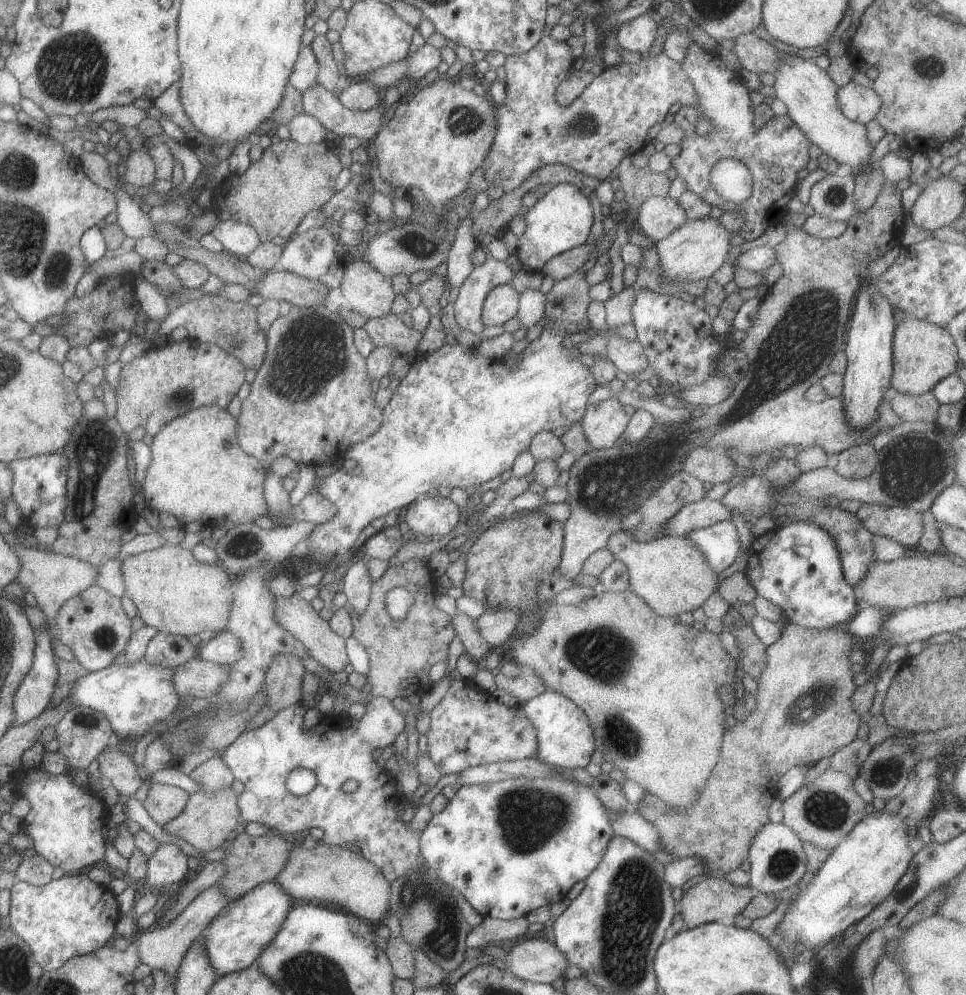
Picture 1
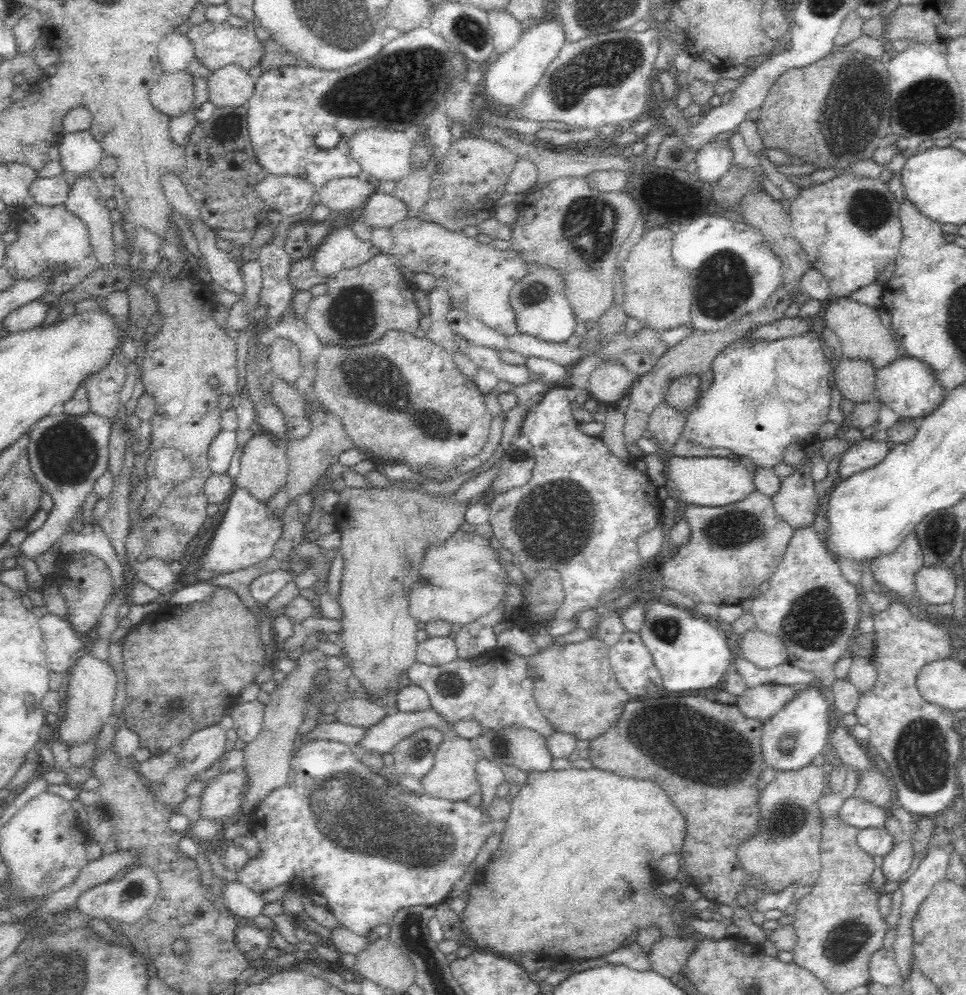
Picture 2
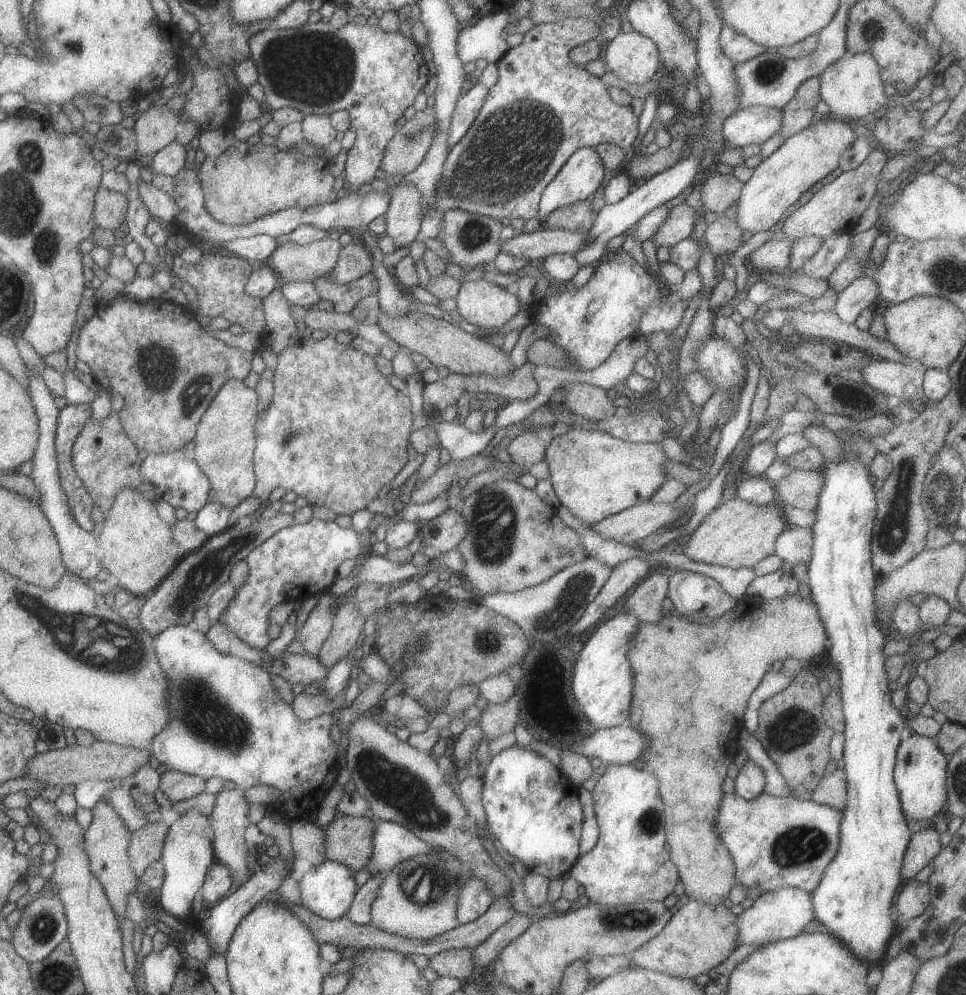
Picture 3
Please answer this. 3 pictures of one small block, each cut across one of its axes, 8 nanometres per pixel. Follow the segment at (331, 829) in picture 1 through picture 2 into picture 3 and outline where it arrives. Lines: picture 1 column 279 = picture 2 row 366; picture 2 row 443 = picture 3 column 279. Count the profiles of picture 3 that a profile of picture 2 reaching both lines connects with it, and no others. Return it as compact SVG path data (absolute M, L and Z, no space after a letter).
M171 626L165 628L157 634L153 639L155 646L155 654L157 654L157 662L167 678L167 712L169 712L169 722L165 726L165 730L161 730L153 740L151 740L150 756L153 756L159 764L163 764L166 769L173 769L183 774L199 776L207 780L211 777L221 778L221 780L229 780L233 782L236 787L244 789L251 788L255 785L271 786L271 788L277 788L281 792L281 798L277 798L274 802L275 809L281 814L283 819L288 823L294 819L313 819L320 806L321 799L324 792L327 791L334 783L337 776L339 767L335 762L335 752L337 752L337 746L335 742L331 740L329 731L331 724L333 724L331 714L320 714L311 720L299 720L293 712L291 712L291 706L286 704L278 698L273 684L271 684L271 678L269 673L265 669L259 666L256 662L248 662L244 659L240 659L234 656L228 656L219 653L212 644L205 638L205 635L196 630L193 626Z

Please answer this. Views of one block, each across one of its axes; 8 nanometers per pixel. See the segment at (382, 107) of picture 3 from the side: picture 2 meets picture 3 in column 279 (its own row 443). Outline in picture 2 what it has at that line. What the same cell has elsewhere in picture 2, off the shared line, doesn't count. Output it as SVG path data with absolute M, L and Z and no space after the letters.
M62 409L44 415L30 430L27 457L38 484L52 499L53 509L47 512L44 524L20 544L20 551L36 558L48 551L64 533L68 533L76 514L92 494L95 482L106 472L109 461L110 421L96 413L72 415Z

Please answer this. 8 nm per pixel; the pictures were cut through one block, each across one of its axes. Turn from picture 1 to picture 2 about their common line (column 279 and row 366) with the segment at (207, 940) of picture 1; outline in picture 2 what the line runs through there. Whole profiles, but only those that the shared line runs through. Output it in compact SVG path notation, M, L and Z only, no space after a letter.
M903 353L893 360L892 364L880 368L875 373L876 399L900 418L920 421L928 414L932 414L946 398L946 392L941 390L939 382L935 381L929 366Z

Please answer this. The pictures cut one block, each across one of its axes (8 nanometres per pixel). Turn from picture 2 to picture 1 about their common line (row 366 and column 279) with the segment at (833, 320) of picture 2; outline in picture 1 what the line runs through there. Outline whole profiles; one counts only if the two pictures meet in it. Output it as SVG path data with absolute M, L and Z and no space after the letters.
M317 842L314 847L305 849L296 844L273 881L283 887L295 902L318 902L354 914L367 922L383 922L388 916L390 882L362 854L346 847Z

